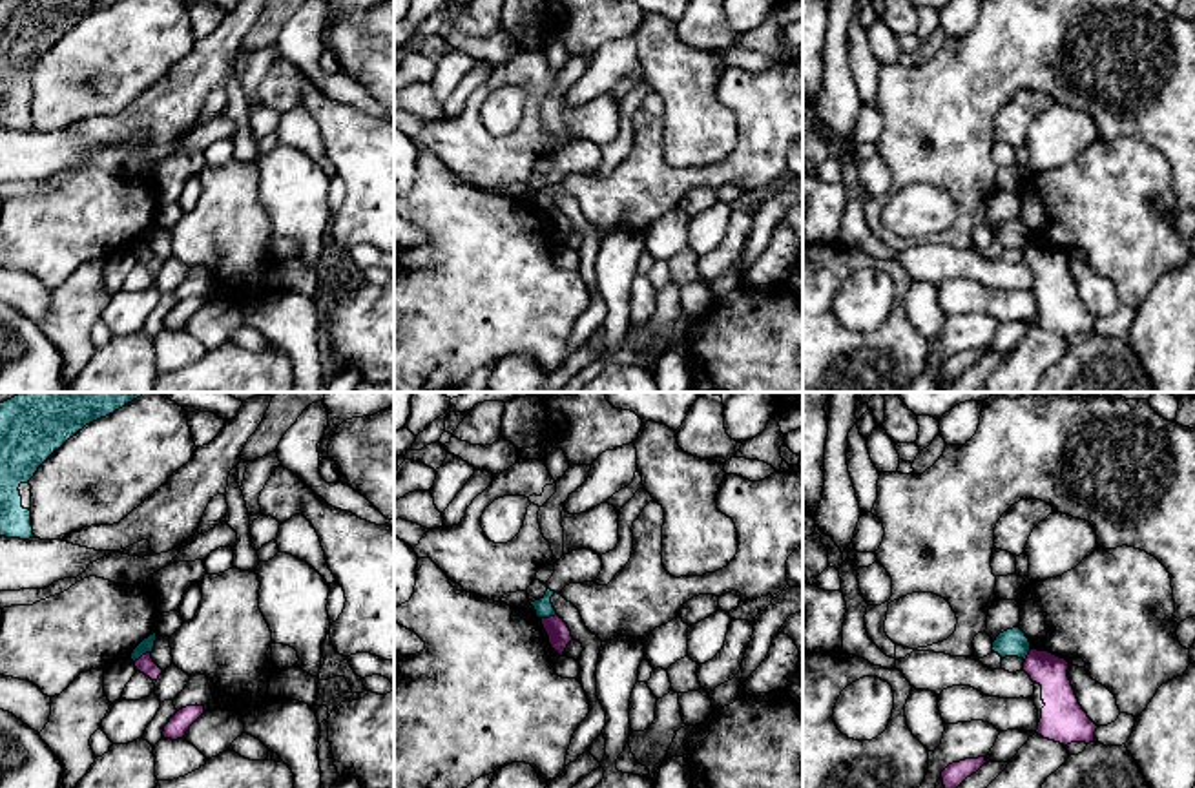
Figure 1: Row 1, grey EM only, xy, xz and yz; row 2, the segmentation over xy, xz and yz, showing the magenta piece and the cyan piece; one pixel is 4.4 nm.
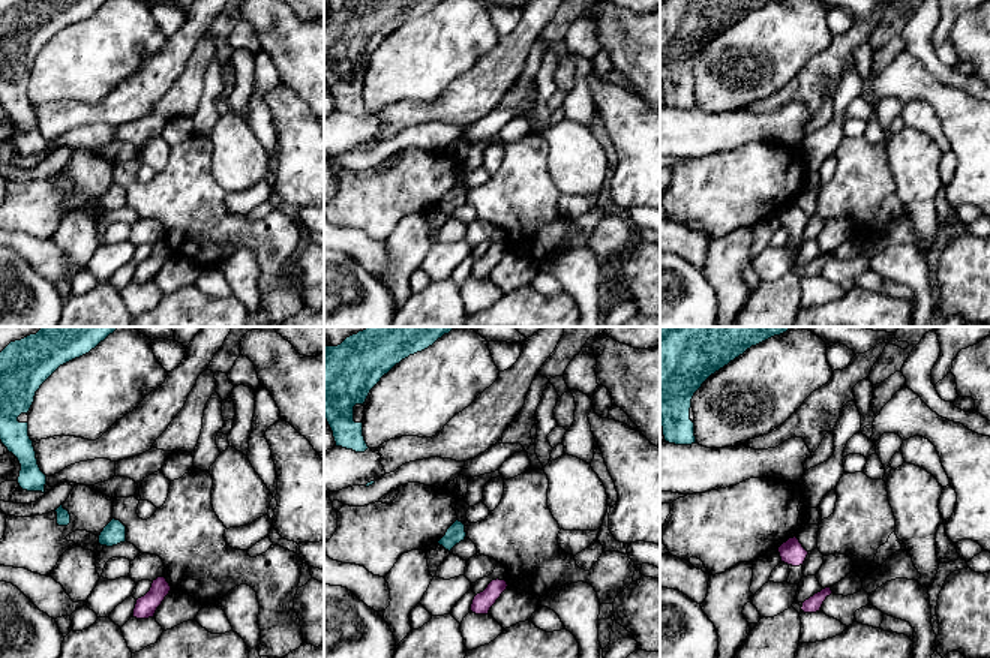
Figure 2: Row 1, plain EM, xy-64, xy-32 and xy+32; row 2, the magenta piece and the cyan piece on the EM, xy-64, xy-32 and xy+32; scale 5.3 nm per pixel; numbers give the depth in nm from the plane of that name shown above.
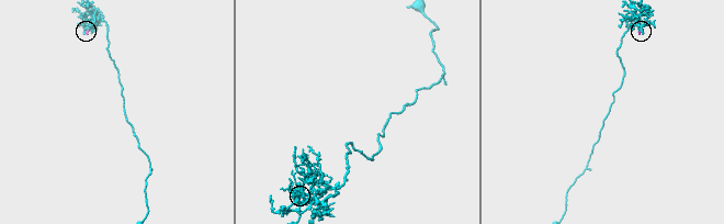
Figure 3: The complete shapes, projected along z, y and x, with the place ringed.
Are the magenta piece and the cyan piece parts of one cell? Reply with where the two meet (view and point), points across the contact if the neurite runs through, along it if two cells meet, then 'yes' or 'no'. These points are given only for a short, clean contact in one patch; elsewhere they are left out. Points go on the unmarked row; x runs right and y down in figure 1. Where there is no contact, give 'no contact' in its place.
xy (143, 247) | along xy (150, 243), (134, 252) | no

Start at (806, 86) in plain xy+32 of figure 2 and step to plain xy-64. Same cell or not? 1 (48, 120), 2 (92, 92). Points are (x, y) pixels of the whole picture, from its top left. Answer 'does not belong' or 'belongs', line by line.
1: belongs
2: does not belong

